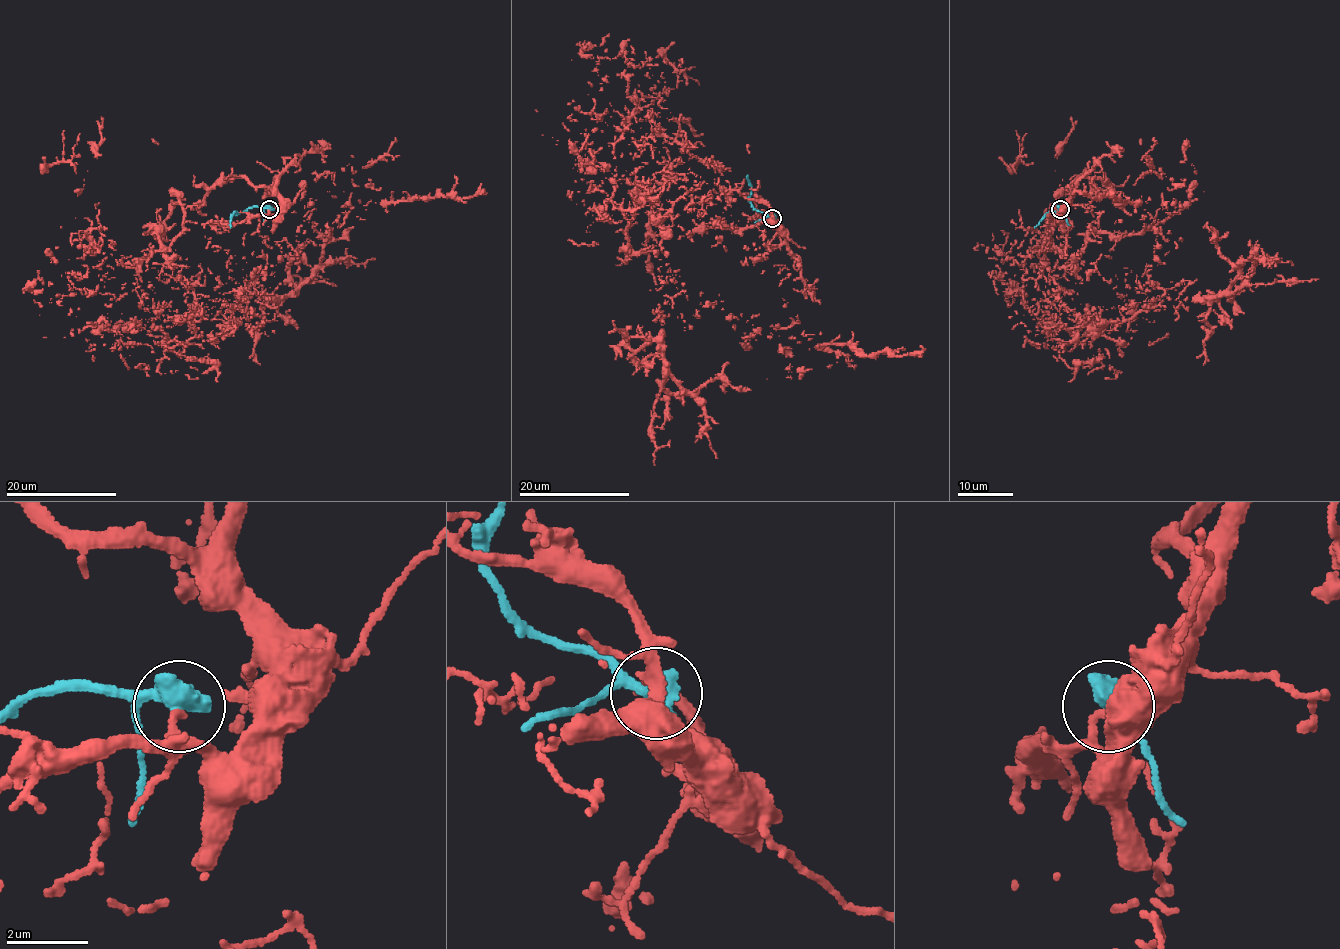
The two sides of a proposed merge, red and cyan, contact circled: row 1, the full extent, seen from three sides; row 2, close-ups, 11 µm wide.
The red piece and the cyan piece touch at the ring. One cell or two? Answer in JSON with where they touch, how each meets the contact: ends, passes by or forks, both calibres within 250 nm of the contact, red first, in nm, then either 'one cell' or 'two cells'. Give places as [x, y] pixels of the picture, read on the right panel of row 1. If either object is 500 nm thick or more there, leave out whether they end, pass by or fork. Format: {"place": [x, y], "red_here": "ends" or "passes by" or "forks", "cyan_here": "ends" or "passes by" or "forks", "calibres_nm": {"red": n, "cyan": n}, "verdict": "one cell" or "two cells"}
{"place": [1060, 209], "calibres_nm": {"red": 190, "cyan": 650}, "verdict": "two cells"}

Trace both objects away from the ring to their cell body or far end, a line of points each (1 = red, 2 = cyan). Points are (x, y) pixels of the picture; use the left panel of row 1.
1: (269, 210), (211, 237), (247, 304), (214, 341), (175, 250), (101, 268), (87, 171), (45, 157)
2: (269, 210), (250, 207), (233, 212), (230, 228)

